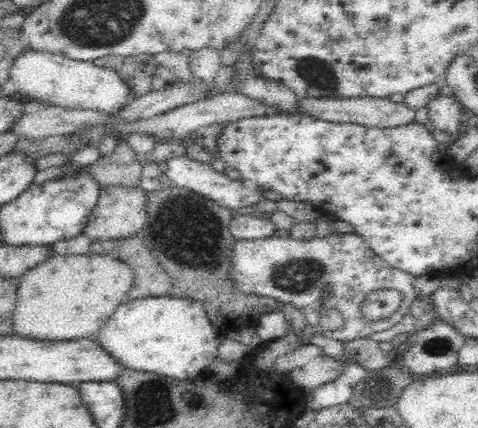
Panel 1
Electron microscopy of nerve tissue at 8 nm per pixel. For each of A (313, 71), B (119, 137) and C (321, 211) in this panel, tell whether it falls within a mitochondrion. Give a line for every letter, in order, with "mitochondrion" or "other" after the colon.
A: mitochondrion
B: other
C: other

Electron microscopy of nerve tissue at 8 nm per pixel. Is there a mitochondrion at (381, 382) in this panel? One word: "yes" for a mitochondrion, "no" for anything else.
no

